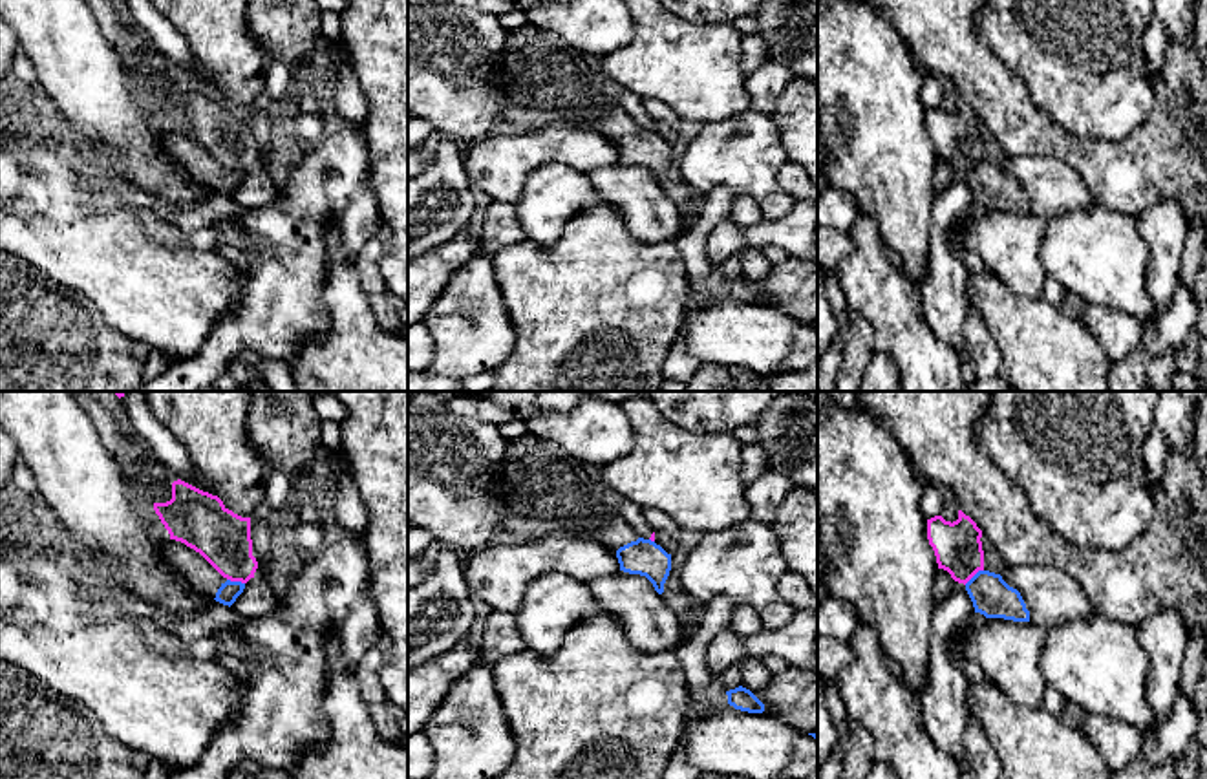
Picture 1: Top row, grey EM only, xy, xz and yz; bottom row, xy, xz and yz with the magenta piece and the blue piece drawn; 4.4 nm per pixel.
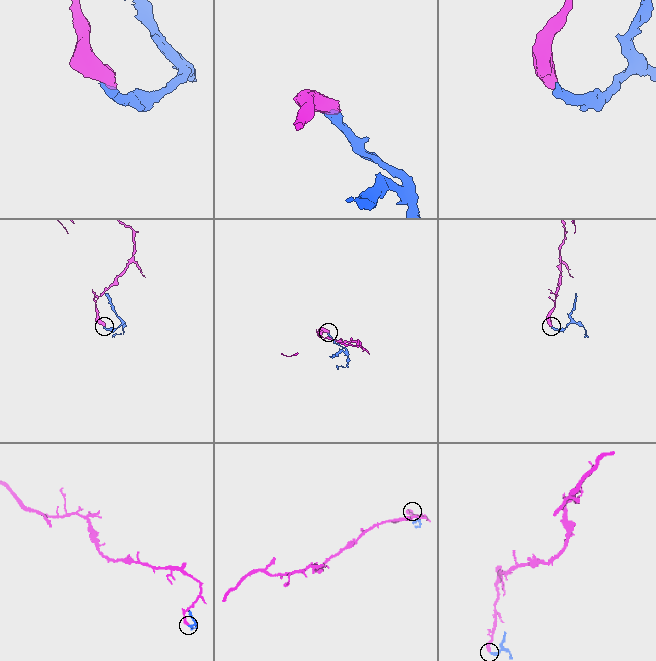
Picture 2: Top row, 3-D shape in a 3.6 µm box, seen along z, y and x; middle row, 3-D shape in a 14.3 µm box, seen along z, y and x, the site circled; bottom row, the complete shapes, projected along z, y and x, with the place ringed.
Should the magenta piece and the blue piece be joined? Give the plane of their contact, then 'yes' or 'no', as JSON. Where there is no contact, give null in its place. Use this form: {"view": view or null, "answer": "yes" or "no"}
{"view": "yz", "answer": "no"}

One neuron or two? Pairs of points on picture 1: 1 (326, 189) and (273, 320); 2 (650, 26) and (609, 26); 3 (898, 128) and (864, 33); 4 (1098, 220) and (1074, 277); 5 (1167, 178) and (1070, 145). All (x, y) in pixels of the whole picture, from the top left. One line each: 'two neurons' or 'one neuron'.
1: one neuron
2: two neurons
3: one neuron
4: one neuron
5: one neuron

